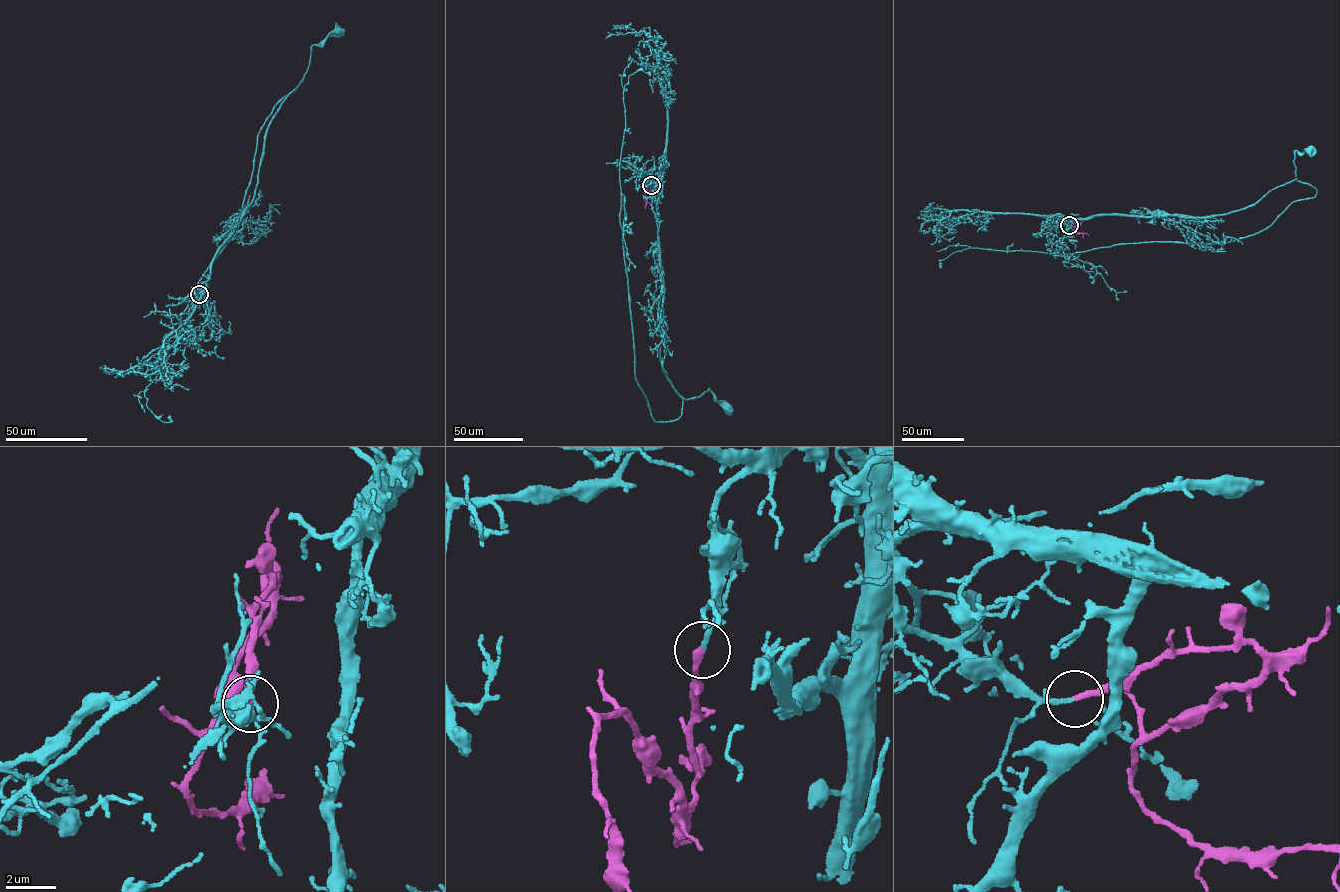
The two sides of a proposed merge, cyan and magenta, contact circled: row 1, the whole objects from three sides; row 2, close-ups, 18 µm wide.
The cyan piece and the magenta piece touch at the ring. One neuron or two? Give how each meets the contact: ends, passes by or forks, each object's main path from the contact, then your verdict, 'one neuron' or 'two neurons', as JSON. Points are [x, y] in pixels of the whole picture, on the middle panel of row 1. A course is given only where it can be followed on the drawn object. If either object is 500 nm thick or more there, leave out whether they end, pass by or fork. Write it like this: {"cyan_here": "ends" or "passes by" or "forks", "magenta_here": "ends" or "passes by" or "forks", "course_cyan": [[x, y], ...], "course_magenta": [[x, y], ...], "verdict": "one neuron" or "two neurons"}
{"cyan_here": "passes by", "magenta_here": "ends", "course_cyan": [[651, 185], [652, 176], [657, 173], [662, 369], [678, 395], [686, 399], [709, 389], [714, 400], [727, 407]], "course_magenta": [[651, 185], [650, 194], [645, 189], [645, 208]], "verdict": "one neuron"}

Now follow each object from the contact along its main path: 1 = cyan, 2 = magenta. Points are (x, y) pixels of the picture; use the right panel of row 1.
1: (1069, 225), (1060, 218), (1111, 214), (1208, 218), (1235, 212), (1296, 178), (1295, 151), (1308, 152)
2: (1069, 225), (1078, 222), (1072, 230), (1088, 235)

